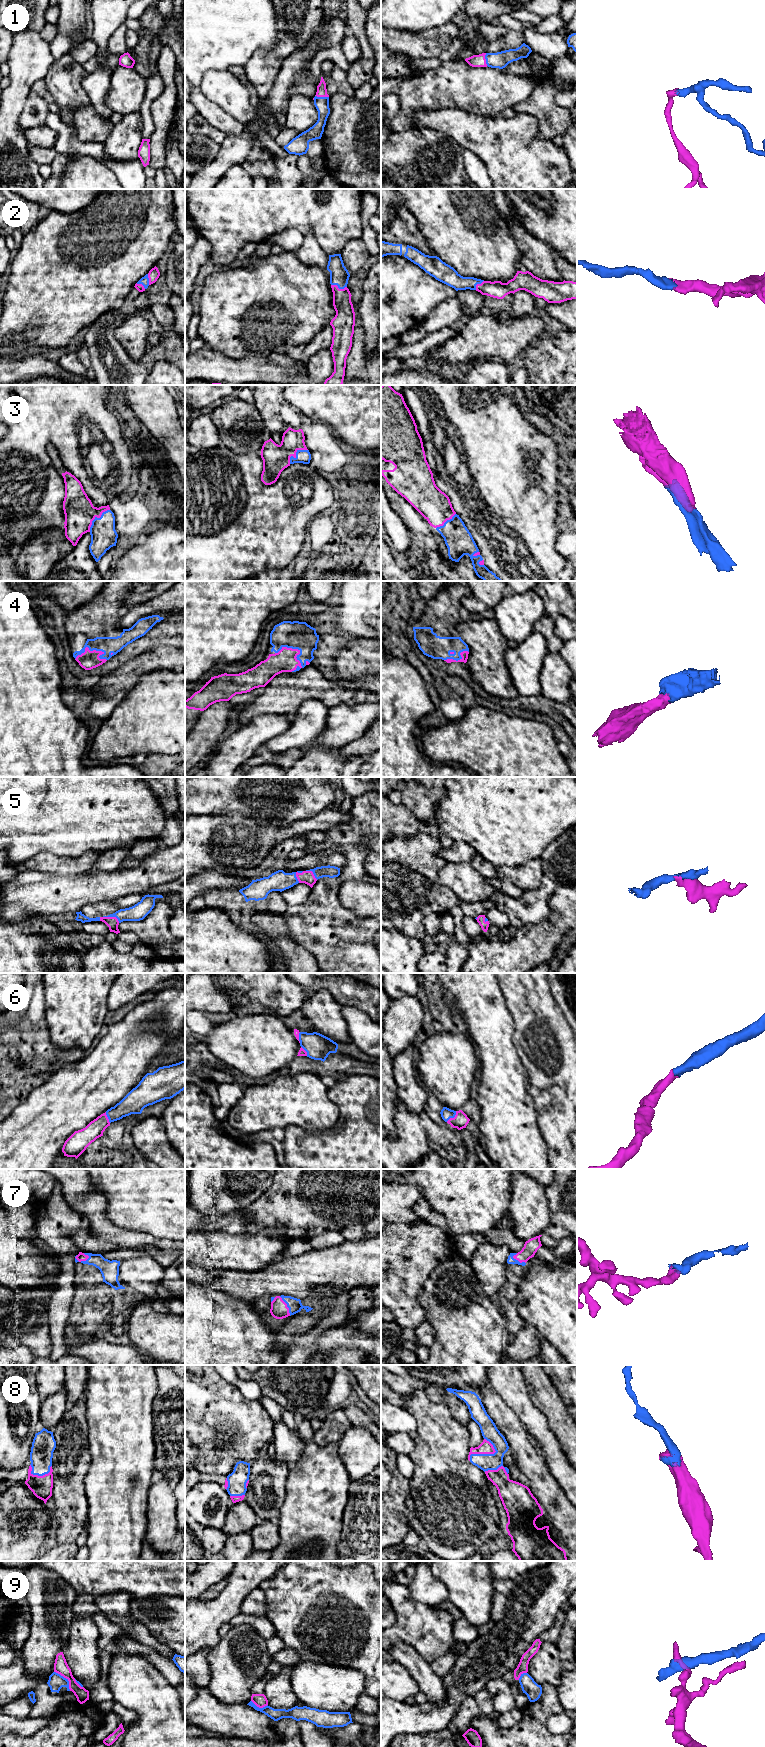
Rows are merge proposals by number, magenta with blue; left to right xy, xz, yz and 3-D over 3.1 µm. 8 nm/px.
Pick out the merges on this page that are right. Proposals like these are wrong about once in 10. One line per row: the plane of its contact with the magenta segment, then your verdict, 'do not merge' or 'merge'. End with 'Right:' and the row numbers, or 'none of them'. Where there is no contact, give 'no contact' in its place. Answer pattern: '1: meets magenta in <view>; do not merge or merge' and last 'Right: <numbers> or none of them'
1: meets magenta in xz; merge
2: meets magenta in xz; merge
3: meets magenta in xy; merge
4: meets magenta in xz; merge
5: meets magenta in xy; merge
6: meets magenta in yz; merge
7: meets magenta in xy; merge
8: meets magenta in yz; merge
9: meets magenta in xy; do not merge
Right: 1, 2, 3, 4, 5, 6, 7, 8

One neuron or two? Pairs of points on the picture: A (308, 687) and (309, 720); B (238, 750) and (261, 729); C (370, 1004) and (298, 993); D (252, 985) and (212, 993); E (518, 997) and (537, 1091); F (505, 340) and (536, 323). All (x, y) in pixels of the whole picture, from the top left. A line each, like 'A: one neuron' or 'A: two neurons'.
A: two neurons
B: one neuron
C: two neurons
D: two neurons
E: one neuron
F: one neuron

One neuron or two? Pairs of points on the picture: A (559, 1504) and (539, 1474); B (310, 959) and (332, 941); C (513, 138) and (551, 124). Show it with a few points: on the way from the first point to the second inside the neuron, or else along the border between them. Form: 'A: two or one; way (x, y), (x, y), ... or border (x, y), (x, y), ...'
A: one; way (552, 1497), (540, 1481)
B: two; border (308, 952), (318, 962)
C: two; border (521, 113), (533, 115), (538, 135), (551, 140)

